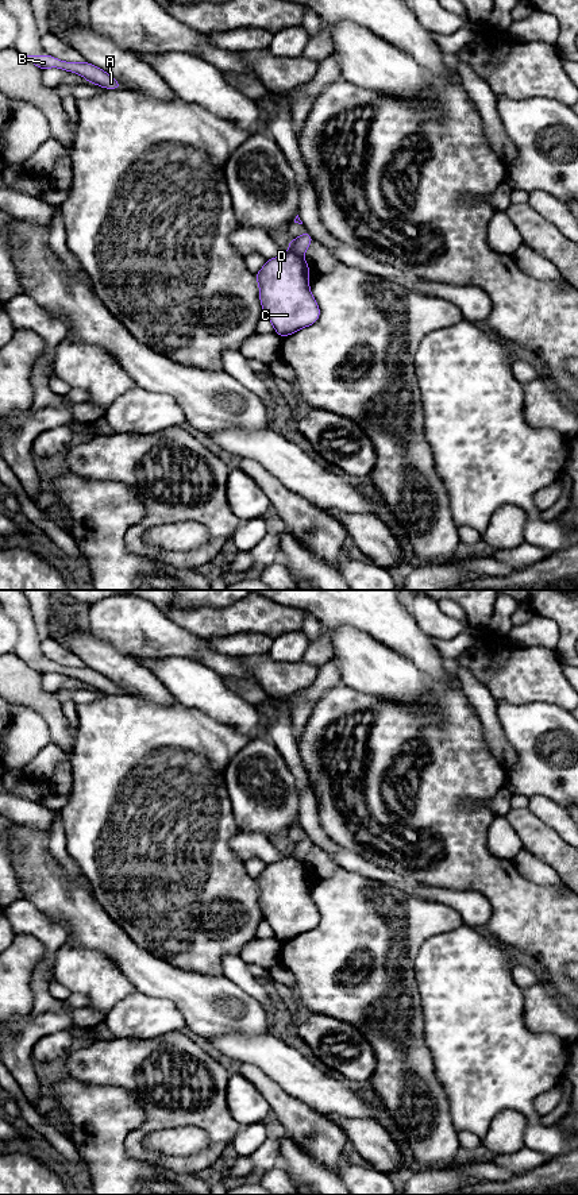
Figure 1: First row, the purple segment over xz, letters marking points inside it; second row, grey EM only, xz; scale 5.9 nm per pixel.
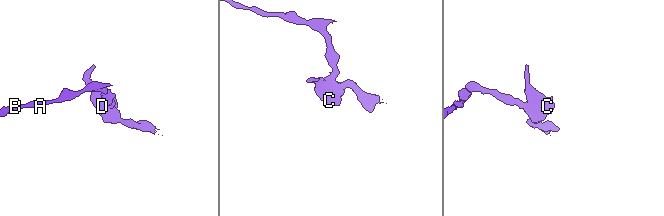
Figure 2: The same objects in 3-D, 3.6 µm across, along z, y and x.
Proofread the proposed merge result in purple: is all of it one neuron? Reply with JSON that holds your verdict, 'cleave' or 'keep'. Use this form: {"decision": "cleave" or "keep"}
{"decision": "cleave"}

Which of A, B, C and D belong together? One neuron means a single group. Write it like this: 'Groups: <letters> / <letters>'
Groups: A B / C D

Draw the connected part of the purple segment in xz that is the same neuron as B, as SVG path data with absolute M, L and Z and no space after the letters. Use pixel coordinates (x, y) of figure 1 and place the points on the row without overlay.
M49 659L26 660L26 663L39 674L58 672L82 681L88 687L103 691L104 694L120 694L122 689L103 674L89 667L65 667Z

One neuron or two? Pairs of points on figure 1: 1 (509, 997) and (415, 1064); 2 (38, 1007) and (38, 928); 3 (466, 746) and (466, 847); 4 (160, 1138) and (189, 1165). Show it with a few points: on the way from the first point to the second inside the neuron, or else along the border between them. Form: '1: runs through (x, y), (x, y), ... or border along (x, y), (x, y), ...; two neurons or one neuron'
1: border along (423, 1022), (424, 1045), (440, 1083); two neurons
2: runs through (41, 987), (50, 948); one neuron
3: runs through (451, 771), (451, 821); one neuron
4: border along (208, 1143), (185, 1156), (160, 1156), (149, 1149); two neurons

